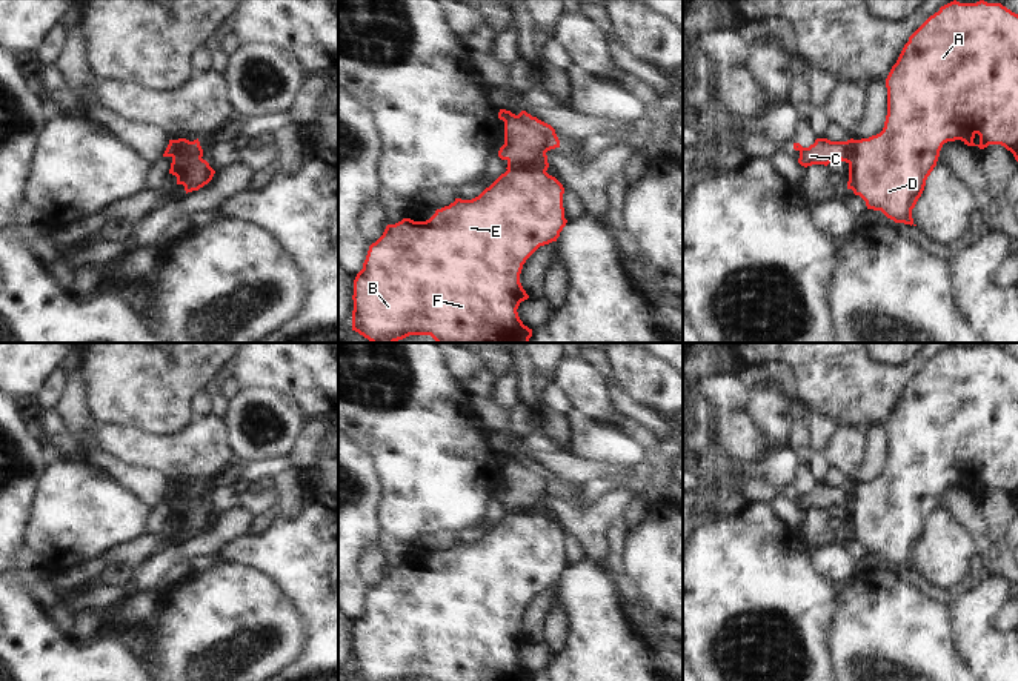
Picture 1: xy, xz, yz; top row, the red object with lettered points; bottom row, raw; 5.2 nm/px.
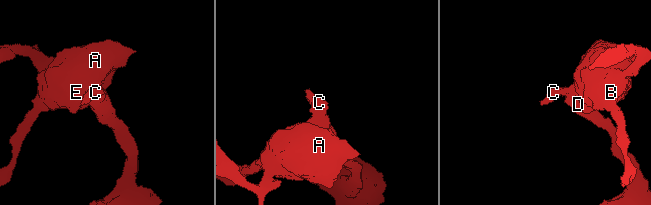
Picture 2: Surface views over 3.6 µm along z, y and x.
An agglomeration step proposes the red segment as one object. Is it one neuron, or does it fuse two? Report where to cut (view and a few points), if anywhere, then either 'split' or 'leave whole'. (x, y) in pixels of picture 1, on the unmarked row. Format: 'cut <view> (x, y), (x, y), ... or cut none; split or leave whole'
cut xy (165, 495), (197, 500), (200, 503); split

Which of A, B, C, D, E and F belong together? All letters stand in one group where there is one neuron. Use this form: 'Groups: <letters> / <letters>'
Groups: A B D E F / C

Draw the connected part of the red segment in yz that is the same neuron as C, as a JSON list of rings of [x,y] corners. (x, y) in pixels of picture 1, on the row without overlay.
[[[817,483],[809,492],[793,487],[793,493],[800,497],[798,507],[804,512],[812,509],[827,510],[833,504],[850,507],[857,493],[853,483],[847,486],[830,486],[827,483]]]

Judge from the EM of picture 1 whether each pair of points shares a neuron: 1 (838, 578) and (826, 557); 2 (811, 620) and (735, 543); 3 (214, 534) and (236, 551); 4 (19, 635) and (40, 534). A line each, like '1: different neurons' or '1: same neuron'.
1: same neuron
2: same neuron
3: different neurons
4: different neurons

